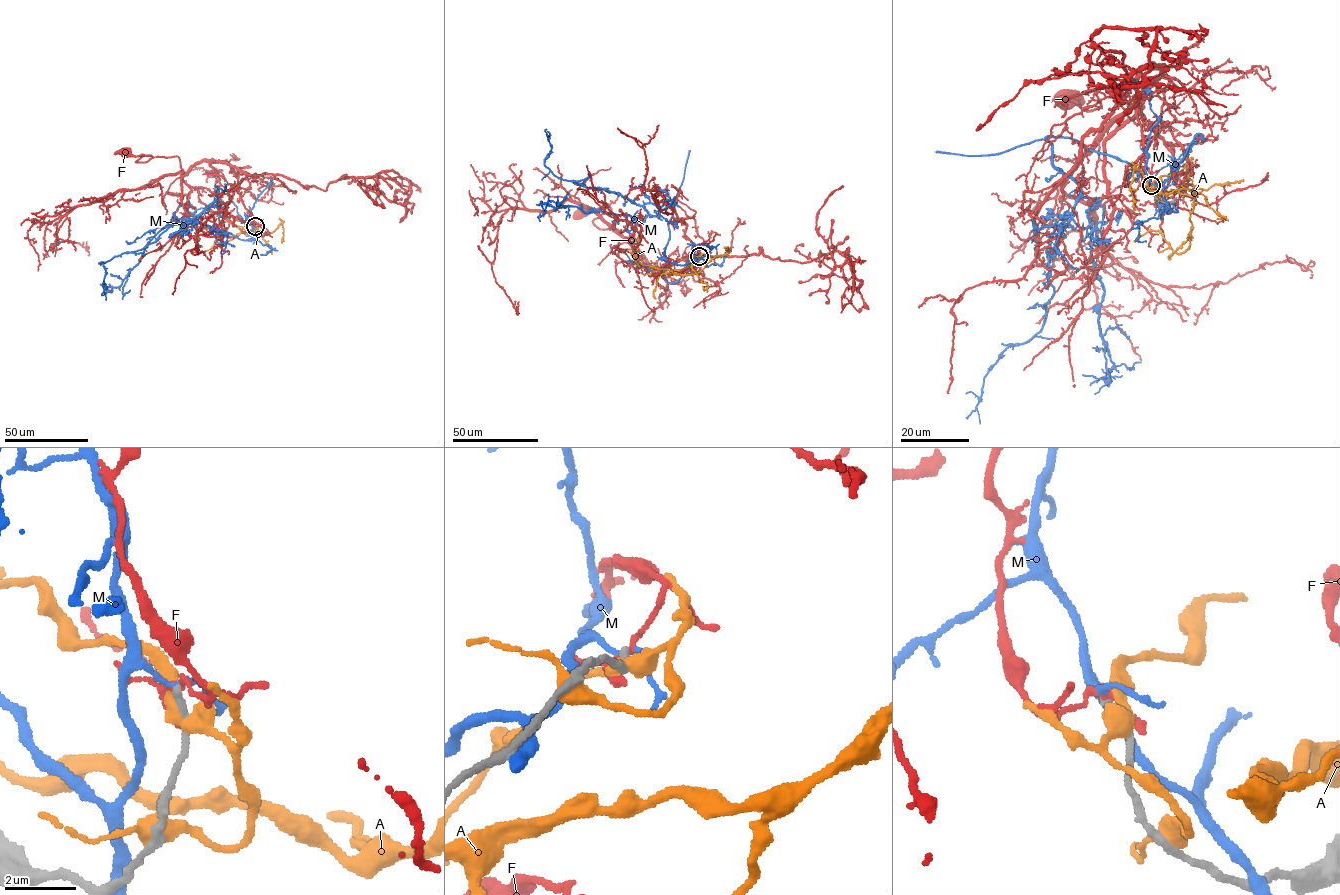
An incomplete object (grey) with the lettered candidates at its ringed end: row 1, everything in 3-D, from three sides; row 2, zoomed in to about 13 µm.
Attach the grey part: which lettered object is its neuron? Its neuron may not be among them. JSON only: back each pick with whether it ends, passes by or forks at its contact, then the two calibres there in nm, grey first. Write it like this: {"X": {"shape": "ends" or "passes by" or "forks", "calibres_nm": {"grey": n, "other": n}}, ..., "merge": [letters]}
{"merge": []}

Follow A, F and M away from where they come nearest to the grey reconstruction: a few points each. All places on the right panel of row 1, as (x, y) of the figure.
A: (1154, 187), (1188, 165), (1182, 185), (1166, 192), (1194, 194), (1188, 248), (1178, 254), (1158, 231), (1134, 242)
F: (1152, 185), (1134, 86), (1163, 69), (1129, 108), (1109, 79), (1101, 106), (1062, 101)
M: (1152, 185), (1178, 211), (1127, 163), (1046, 139), (1080, 194), (1052, 235), (1045, 322), (988, 371), (980, 424)

